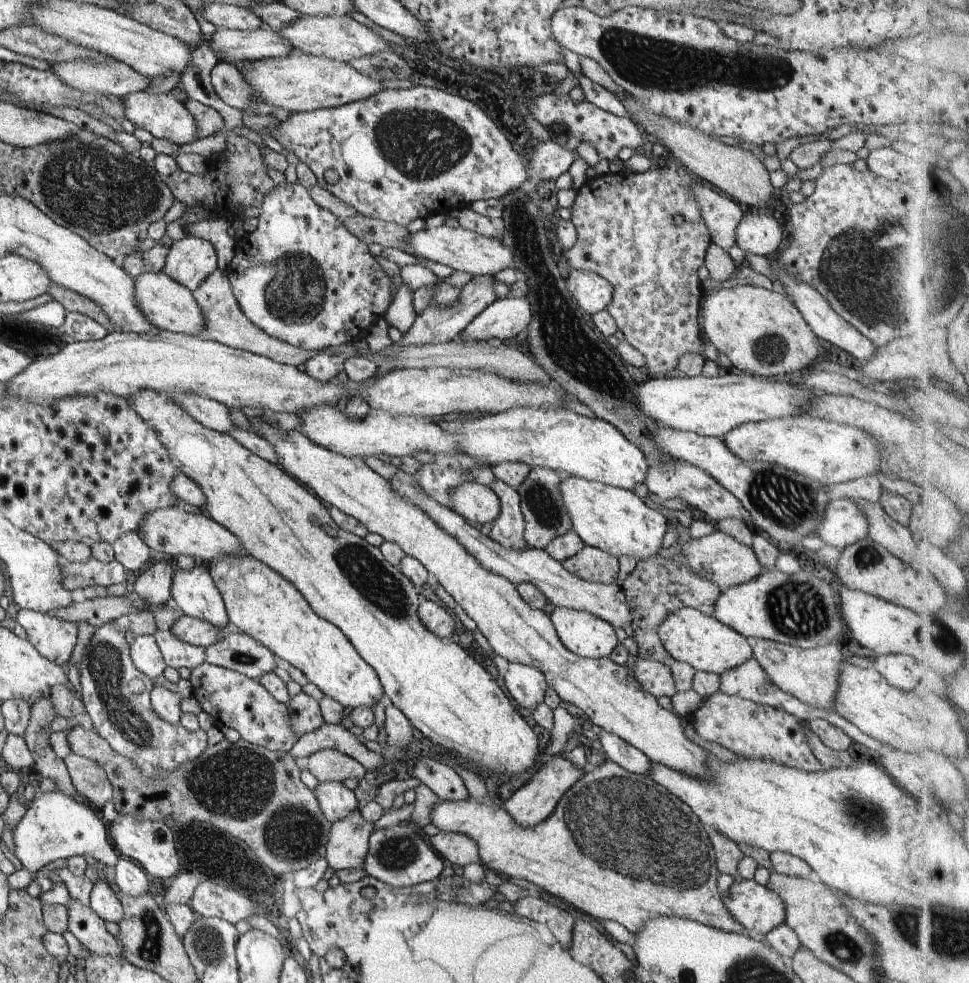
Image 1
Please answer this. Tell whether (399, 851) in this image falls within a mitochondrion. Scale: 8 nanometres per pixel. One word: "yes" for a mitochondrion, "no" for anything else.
yes

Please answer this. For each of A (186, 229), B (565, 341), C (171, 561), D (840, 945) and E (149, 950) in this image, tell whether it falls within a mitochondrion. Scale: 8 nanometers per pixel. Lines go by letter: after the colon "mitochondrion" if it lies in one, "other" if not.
A: other
B: mitochondrion
C: other
D: mitochondrion
E: mitochondrion

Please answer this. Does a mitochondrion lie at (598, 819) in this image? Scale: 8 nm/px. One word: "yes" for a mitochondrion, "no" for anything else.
yes

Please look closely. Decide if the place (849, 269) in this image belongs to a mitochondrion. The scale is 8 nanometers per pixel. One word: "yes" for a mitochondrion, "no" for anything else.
yes

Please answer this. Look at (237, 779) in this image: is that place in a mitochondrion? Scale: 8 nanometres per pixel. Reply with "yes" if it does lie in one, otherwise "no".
yes

